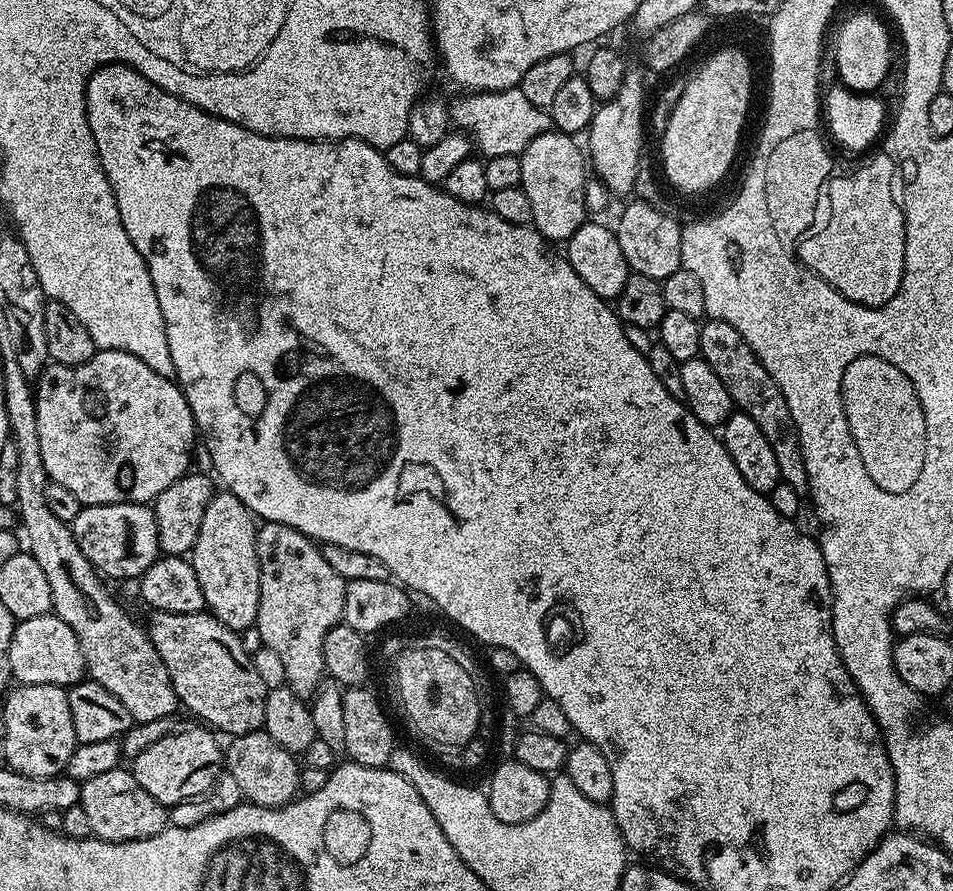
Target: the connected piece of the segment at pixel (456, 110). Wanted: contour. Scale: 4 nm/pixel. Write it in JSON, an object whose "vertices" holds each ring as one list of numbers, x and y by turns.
{"vertices":[[517,86,501,92,468,92,461,100,450,104,450,120,457,129,467,132,472,138,473,145,484,151,485,157,498,154,515,156,523,152,526,146,538,134,549,131,550,117,545,109,530,106,530,102]]}

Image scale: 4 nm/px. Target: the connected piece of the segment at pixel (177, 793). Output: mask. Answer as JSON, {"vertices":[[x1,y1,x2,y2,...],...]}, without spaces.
{"vertices":[[207,726,196,727,200,728,181,727,166,738,158,738,154,746,142,750,142,754,131,761,130,771,134,778,138,778,138,786,142,786,146,794,158,798,160,804,171,806,209,792,220,777,226,760,225,749,216,741,218,736,213,729]]}

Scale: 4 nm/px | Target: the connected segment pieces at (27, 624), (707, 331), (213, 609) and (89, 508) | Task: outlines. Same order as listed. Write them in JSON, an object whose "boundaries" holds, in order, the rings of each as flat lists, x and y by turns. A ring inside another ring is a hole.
{"boundaries":[[[55,614,26,618,17,623,14,642,10,642,10,670,13,681,20,684,71,686,79,684,86,676,82,646,78,646,74,630]],[[705,319,700,325,700,355,699,359,705,360,722,378,726,390,730,390,730,398,733,405,739,411,750,414,762,434,766,434,766,442,774,449,774,458,778,458,778,470,783,483,789,484,799,494,808,492,808,475,806,474,806,462,800,449,800,435,794,426,794,418,790,414,790,406,786,406,786,398,782,390,778,390,778,382,770,374,766,374,766,366,746,346,742,334,730,326,725,320]],[[220,490,212,497,212,501,206,506,206,514,202,514,202,526,198,530,198,538,194,542,190,553,190,559,194,566,194,574,198,574,198,586,202,586,204,595,204,606,207,611,211,612,222,626,226,626,231,632,247,633,247,628,251,629,258,618,258,602,260,601,260,571,258,570,258,554,256,553,256,530,258,527,257,517,240,501,236,495,227,490]],[[90,504,81,507,70,527,78,542,78,550,86,554,88,561,105,578,111,578,111,576,116,580,128,580,131,576,139,578,162,555,158,542,156,514,148,504]]]}

